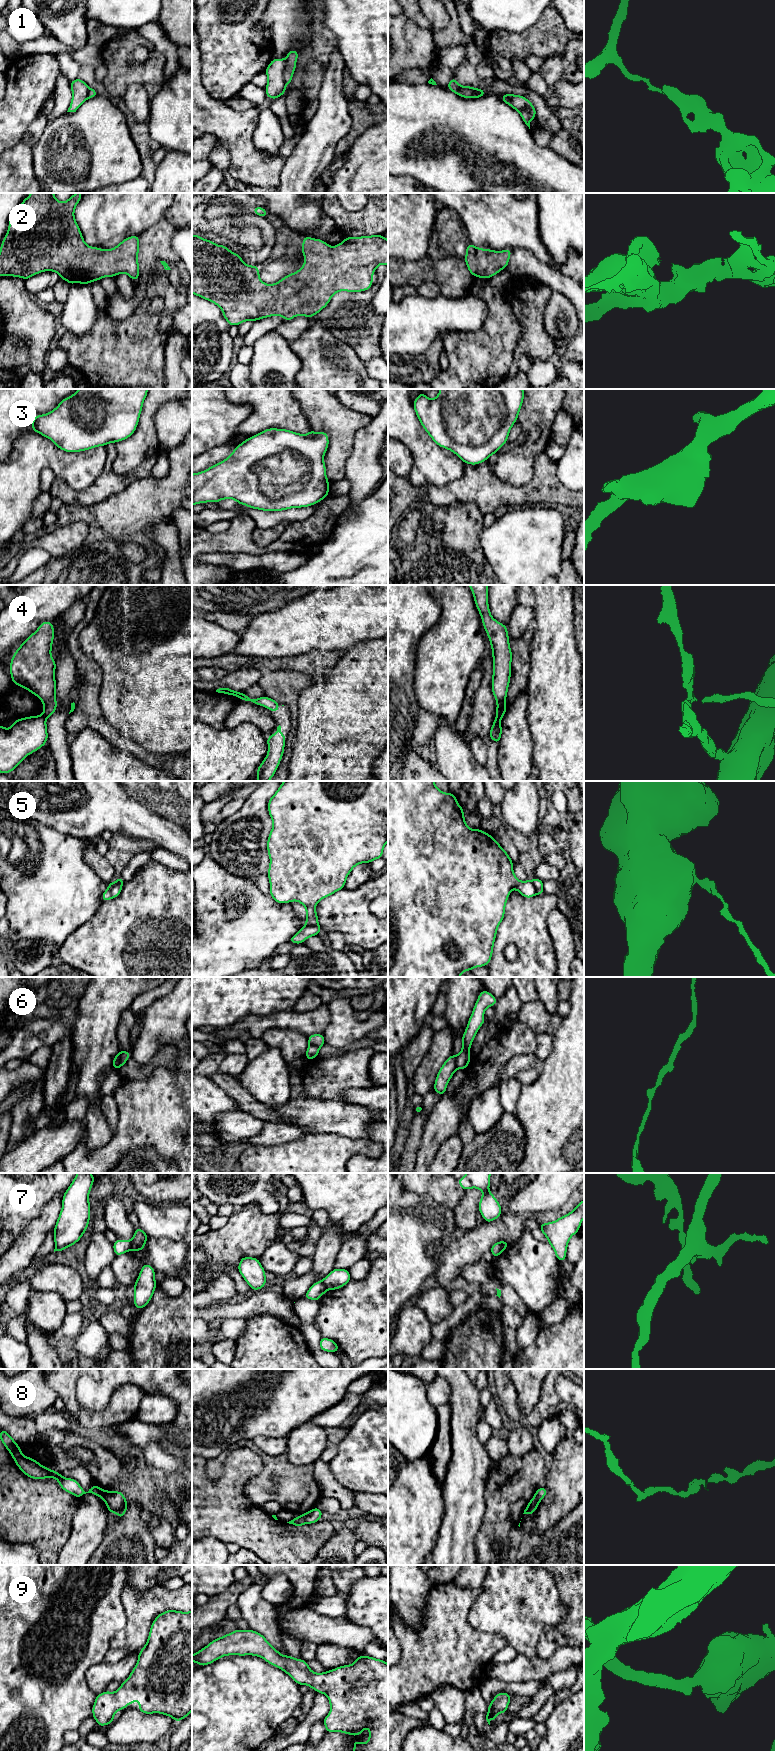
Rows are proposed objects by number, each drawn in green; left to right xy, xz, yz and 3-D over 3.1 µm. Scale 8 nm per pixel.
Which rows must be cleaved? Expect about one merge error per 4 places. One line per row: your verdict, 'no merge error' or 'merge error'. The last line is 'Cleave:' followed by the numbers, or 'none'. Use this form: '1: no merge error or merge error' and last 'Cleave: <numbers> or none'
1: merge error
2: no merge error
3: no merge error
4: merge error
5: merge error
6: merge error
7: merge error
8: merge error
9: no merge error
Cleave: 1, 4, 5, 6, 7, 8

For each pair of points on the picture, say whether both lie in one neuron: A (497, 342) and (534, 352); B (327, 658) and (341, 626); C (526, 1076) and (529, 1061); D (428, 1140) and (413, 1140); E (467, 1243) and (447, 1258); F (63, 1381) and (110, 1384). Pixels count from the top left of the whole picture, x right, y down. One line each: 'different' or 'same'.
A: different
B: different
C: same
D: different
E: same
F: different

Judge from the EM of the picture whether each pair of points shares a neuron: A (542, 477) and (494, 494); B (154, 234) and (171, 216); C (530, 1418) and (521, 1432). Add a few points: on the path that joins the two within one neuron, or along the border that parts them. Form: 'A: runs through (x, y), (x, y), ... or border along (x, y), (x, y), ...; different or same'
A: runs through (530, 489), (522, 494), (506, 494); same
B: border along (163, 217), (175, 229); different
C: border along (515, 1424), (527, 1427); different

